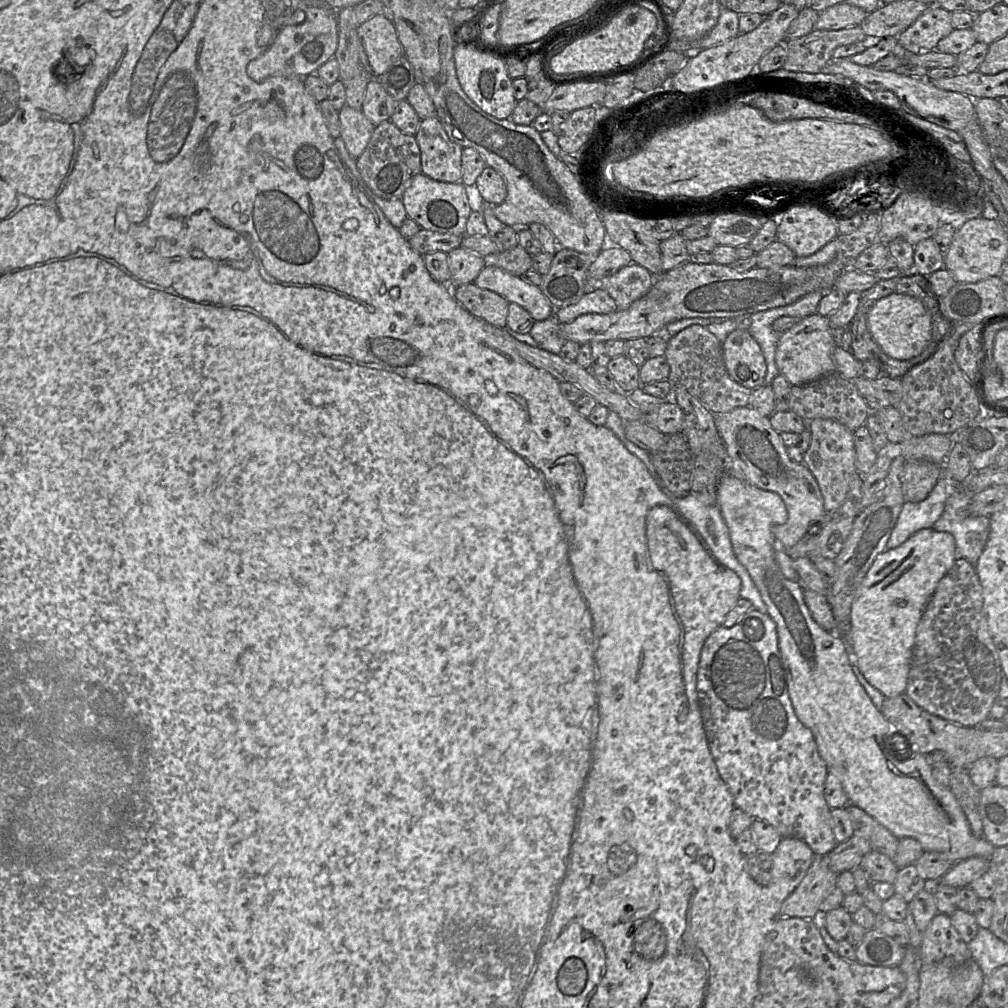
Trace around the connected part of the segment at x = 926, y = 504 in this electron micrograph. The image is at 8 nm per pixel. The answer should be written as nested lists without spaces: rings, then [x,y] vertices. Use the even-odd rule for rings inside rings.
[[[942,466],[942,476],[926,499],[920,502],[905,502],[895,527],[886,544],[886,550],[894,549],[921,529],[932,528],[944,511],[945,502],[954,485]]]

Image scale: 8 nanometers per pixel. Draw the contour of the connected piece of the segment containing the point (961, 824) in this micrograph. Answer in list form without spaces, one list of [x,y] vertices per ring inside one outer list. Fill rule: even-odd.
[[[724,473],[719,479],[717,485],[717,498],[716,505],[718,506],[723,519],[729,529],[730,539],[733,547],[733,551],[739,560],[739,562],[747,569],[749,572],[753,582],[758,588],[762,600],[767,606],[767,614],[773,619],[778,636],[778,646],[779,651],[782,658],[783,667],[786,671],[786,680],[788,685],[788,692],[792,702],[792,706],[796,713],[798,719],[811,730],[814,735],[818,752],[821,758],[825,761],[828,766],[828,772],[836,775],[841,784],[843,786],[844,791],[846,792],[849,803],[854,804],[855,806],[863,809],[866,813],[876,819],[881,825],[887,828],[894,836],[897,838],[914,838],[916,839],[921,846],[923,847],[925,852],[936,851],[944,853],[950,861],[953,863],[957,863],[971,857],[983,857],[990,859],[994,853],[995,847],[991,845],[984,837],[976,837],[973,835],[969,822],[965,816],[964,811],[962,810],[960,804],[955,798],[953,792],[950,787],[946,787],[941,785],[933,776],[932,770],[933,767],[928,763],[927,757],[919,752],[913,752],[910,747],[910,752],[907,755],[894,755],[889,750],[889,737],[892,735],[901,735],[898,733],[889,721],[884,717],[879,709],[876,708],[871,698],[863,688],[863,686],[858,681],[856,675],[853,672],[852,665],[855,665],[852,661],[851,653],[848,649],[848,646],[844,639],[837,635],[835,632],[828,632],[820,627],[820,625],[813,619],[811,613],[806,606],[804,601],[803,589],[799,586],[796,581],[792,581],[787,579],[782,573],[776,559],[776,549],[777,549],[777,541],[772,533],[772,527],[774,525],[783,524],[787,521],[787,510],[785,505],[781,499],[781,497],[770,491],[766,491],[760,488],[757,488],[747,482],[744,482],[728,473]]]

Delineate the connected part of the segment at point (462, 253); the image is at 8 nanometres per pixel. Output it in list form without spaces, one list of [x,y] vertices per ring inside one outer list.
[[[462,247],[448,253],[452,286],[473,283],[480,271],[487,265],[486,258]]]

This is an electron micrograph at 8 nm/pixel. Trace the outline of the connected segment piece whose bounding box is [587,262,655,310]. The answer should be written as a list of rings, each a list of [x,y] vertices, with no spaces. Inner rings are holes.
[[[633,262],[603,279],[588,278],[587,270],[587,292],[603,289],[614,299],[617,309],[624,310],[646,295],[654,280],[646,268]]]

